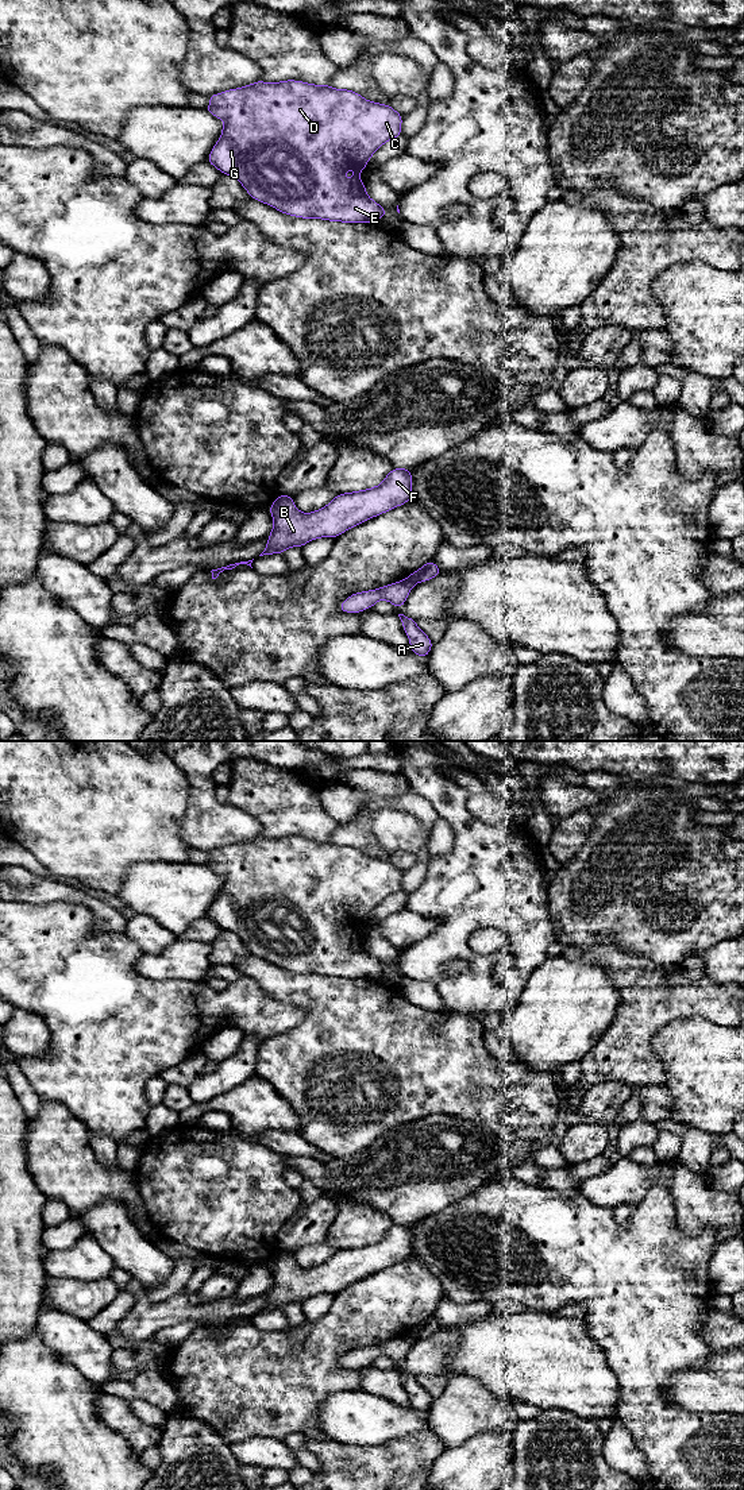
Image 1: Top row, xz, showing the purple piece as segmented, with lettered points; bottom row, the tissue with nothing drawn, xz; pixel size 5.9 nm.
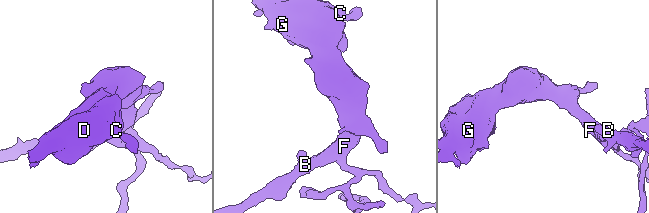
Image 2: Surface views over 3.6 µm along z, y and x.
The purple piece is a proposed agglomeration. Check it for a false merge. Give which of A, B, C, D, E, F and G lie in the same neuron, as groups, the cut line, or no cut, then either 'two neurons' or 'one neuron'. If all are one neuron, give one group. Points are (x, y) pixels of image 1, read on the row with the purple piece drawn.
A / B C D E F G | xz (407, 578), (413, 585) | two neurons

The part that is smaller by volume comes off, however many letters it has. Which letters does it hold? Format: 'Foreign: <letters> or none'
Foreign: A

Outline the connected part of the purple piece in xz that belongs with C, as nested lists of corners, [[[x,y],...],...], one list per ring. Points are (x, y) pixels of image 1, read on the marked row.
[[[294,80],[255,81],[208,97],[211,104],[204,109],[221,119],[224,127],[207,162],[235,177],[251,198],[301,219],[375,223],[386,215],[386,209],[367,196],[359,173],[382,144],[401,136],[402,116],[388,104],[369,101],[348,89]]]

